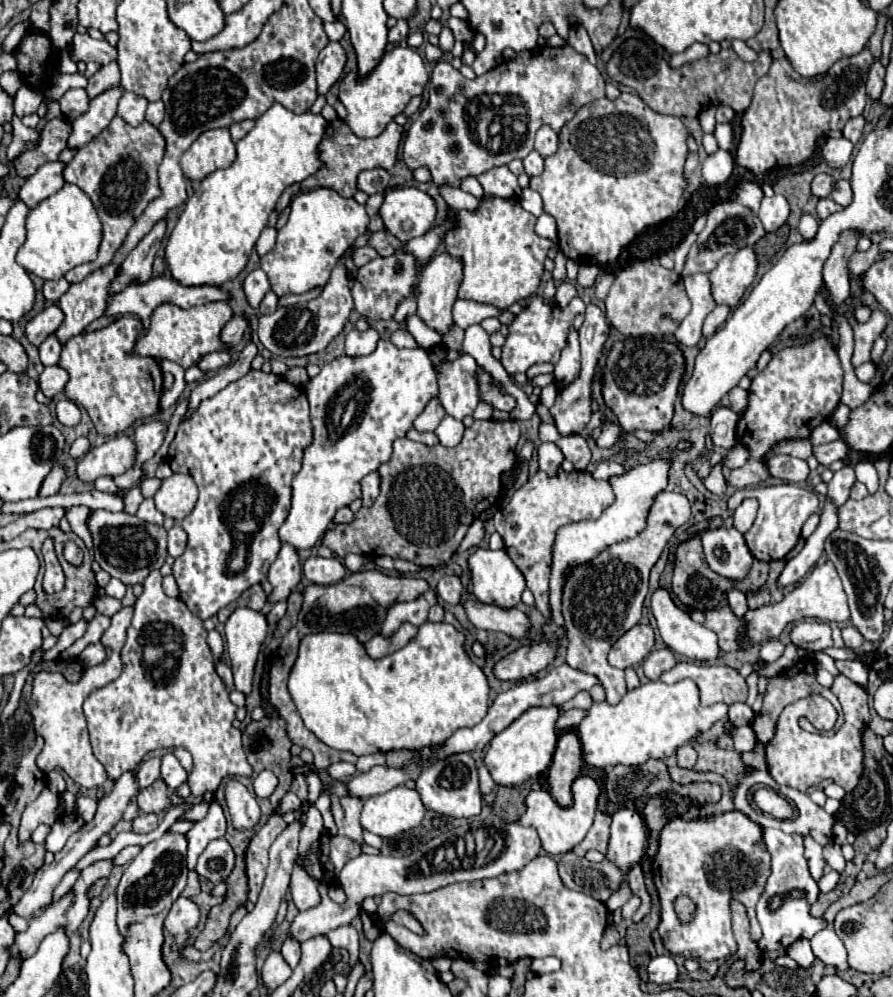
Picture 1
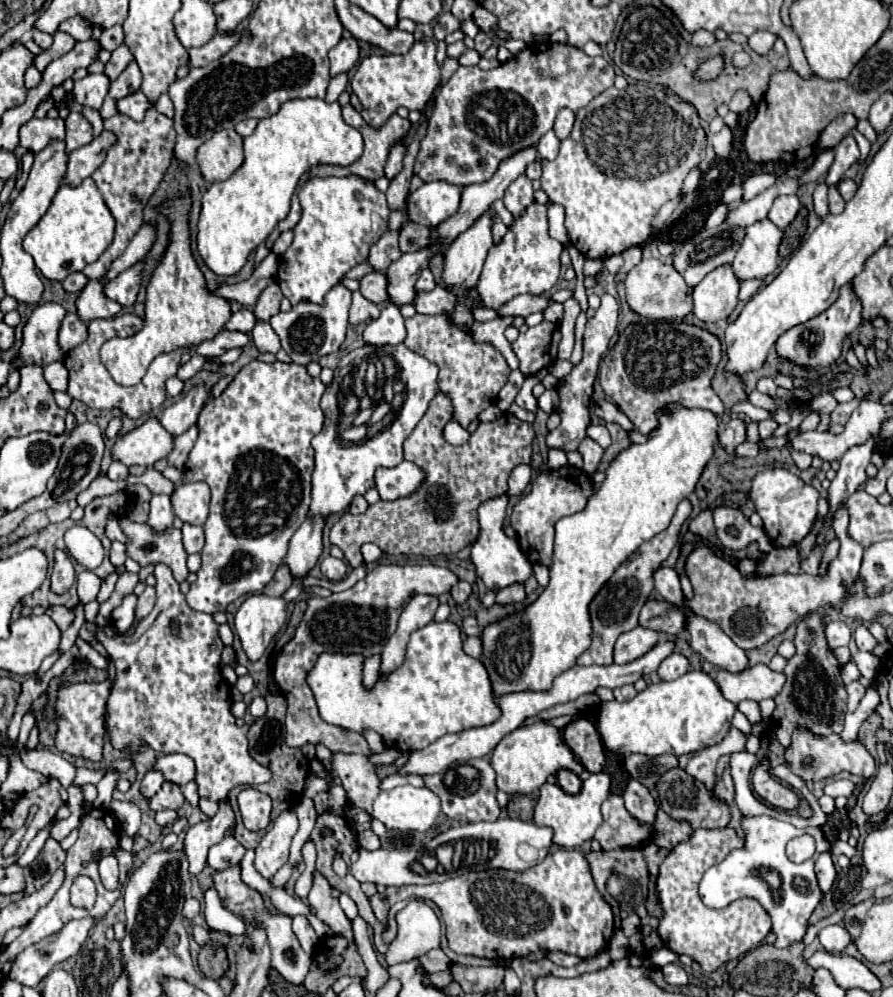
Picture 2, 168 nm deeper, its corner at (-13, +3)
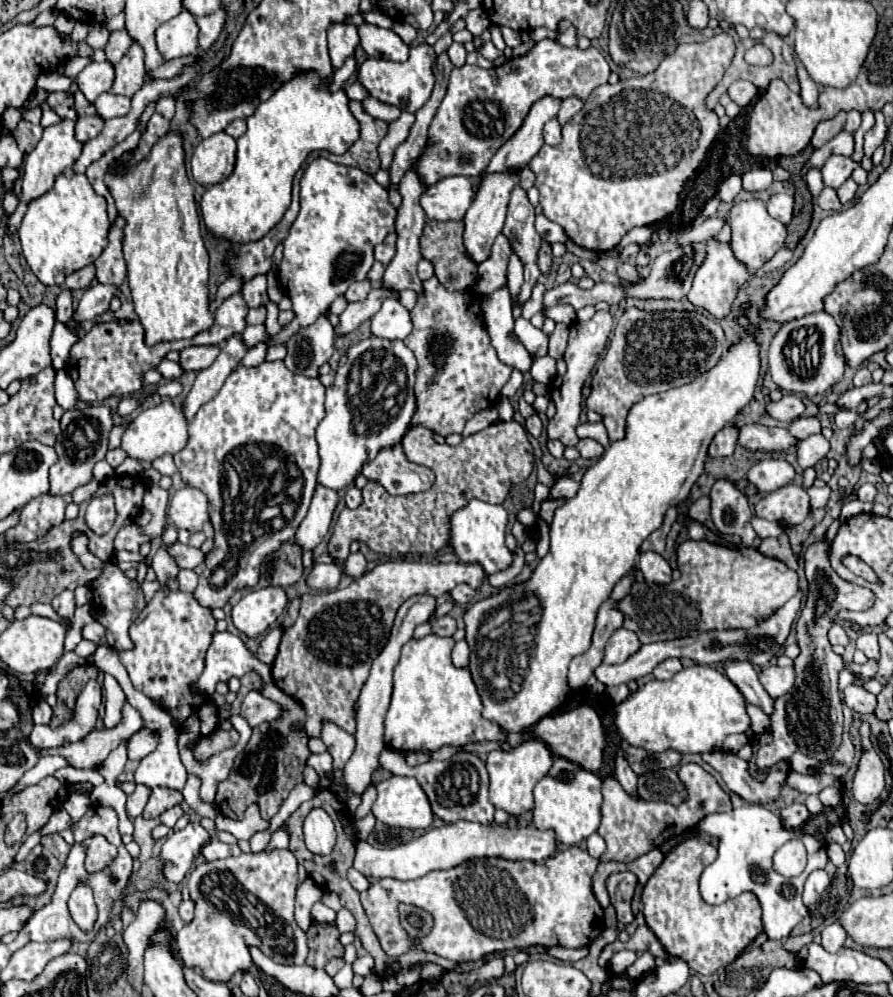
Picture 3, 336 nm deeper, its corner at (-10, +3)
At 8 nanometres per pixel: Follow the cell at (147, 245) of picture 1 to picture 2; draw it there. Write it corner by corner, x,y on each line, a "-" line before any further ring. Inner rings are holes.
140,263
108,281
104,285
104,295
112,301
118,301
124,307
130,307
136,301
138,287
140,287

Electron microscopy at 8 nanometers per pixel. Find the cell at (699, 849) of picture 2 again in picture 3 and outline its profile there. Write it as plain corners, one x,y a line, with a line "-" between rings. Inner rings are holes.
689,837
683,843
679,843
657,867
657,871
651,875
651,879
645,885
643,891
643,915
649,925
649,929
655,933
659,943
665,947
669,955
675,955
683,959
689,969
701,973
701,975
713,975
717,969
729,965
737,955
763,931
763,921
761,921
761,905
755,895
743,893
741,897
735,897
731,901
725,901
723,905
707,905
701,895
699,895
699,875
701,871
717,857
717,847
711,845
705,839
699,837

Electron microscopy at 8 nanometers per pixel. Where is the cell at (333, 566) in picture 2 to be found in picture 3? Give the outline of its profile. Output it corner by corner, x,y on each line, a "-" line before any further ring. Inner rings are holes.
317,563
313,565
307,583
313,589
335,589
343,577
343,571
335,563

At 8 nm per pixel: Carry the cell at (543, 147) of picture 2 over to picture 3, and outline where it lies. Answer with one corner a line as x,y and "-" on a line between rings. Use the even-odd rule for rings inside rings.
555,119
547,121
547,125
543,129
543,139
545,139
547,145
553,145
553,147
559,145
559,141
561,141
561,127
559,127
559,123

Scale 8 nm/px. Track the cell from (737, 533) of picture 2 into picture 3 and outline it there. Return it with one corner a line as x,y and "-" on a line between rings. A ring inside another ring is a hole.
719,479
711,489
711,519
719,533
739,535
743,547
757,547
759,537
751,527
747,497
729,479

